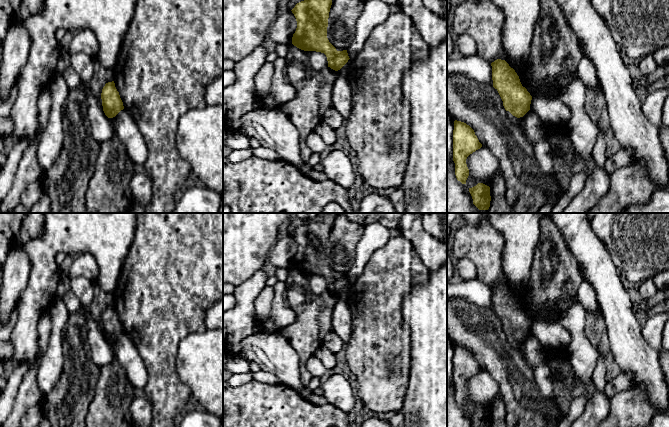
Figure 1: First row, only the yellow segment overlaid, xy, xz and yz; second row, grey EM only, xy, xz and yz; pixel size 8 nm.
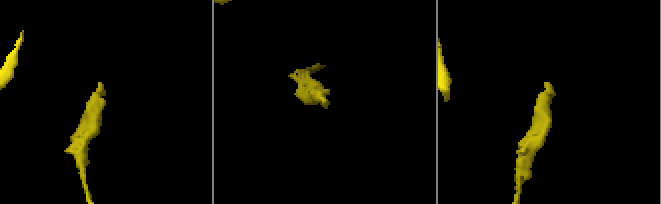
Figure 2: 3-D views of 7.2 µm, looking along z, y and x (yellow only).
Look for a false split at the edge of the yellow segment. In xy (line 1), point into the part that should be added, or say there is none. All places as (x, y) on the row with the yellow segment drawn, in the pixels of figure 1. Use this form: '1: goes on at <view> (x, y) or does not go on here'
1: does not go on here

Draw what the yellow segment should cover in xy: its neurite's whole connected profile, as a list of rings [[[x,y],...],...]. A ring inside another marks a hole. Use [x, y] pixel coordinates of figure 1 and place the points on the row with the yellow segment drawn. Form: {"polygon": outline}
{"polygon": [[[114,81],[105,84],[102,89],[101,99],[103,111],[108,118],[115,117],[124,109],[123,102],[115,87]]]}

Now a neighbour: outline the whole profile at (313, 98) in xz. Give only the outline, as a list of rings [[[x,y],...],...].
[[[290,45],[285,58],[288,64],[301,62],[304,78],[294,83],[296,96],[279,108],[288,115],[300,133],[301,159],[308,162],[313,151],[307,145],[307,137],[323,122],[325,112],[332,106],[332,91],[337,71],[327,67],[315,70],[308,61],[306,51]]]

